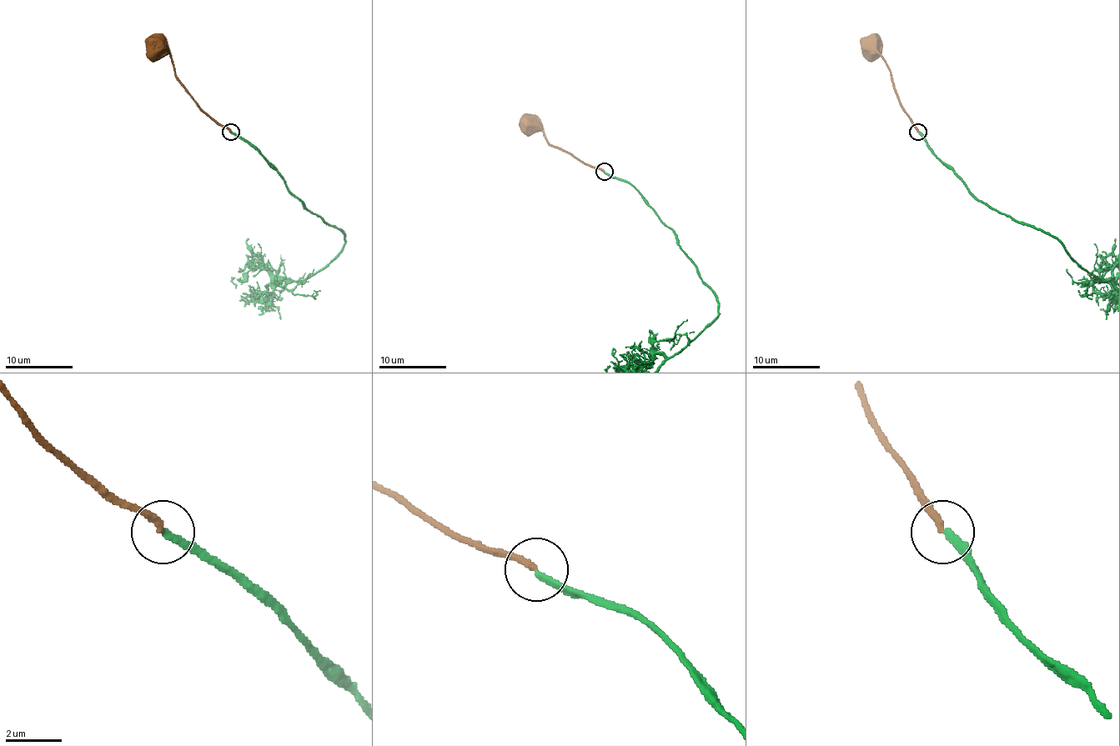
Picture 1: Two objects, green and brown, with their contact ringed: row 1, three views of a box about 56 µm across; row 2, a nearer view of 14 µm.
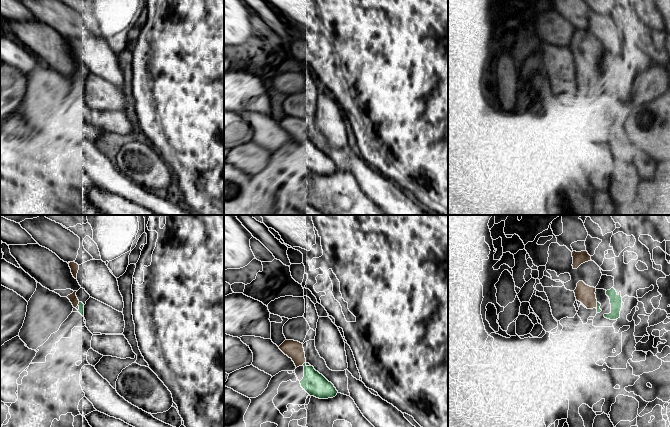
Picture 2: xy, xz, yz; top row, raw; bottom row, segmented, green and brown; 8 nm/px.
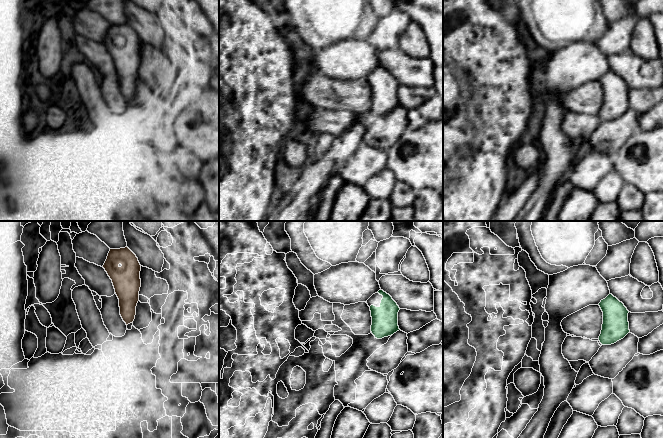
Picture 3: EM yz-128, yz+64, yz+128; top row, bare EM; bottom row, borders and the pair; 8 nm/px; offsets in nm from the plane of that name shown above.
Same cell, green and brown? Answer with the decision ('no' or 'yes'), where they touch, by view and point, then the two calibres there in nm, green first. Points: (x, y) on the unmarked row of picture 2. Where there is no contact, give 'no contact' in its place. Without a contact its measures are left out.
yes; meets green in xy at (78, 80); 50 nm thick on the green side, 70 nm on the other

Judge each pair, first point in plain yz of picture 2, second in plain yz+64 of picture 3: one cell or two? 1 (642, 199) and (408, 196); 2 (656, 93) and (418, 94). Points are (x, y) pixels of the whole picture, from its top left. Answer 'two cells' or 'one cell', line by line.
1: two cells
2: two cells

